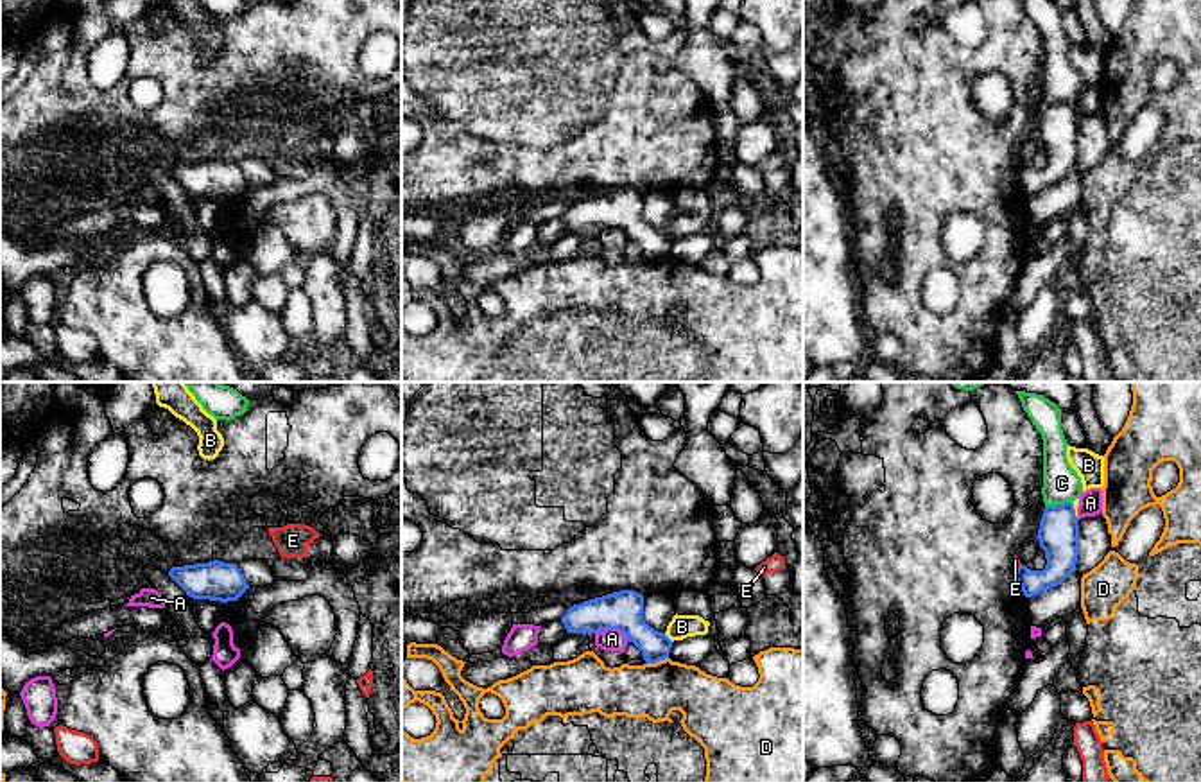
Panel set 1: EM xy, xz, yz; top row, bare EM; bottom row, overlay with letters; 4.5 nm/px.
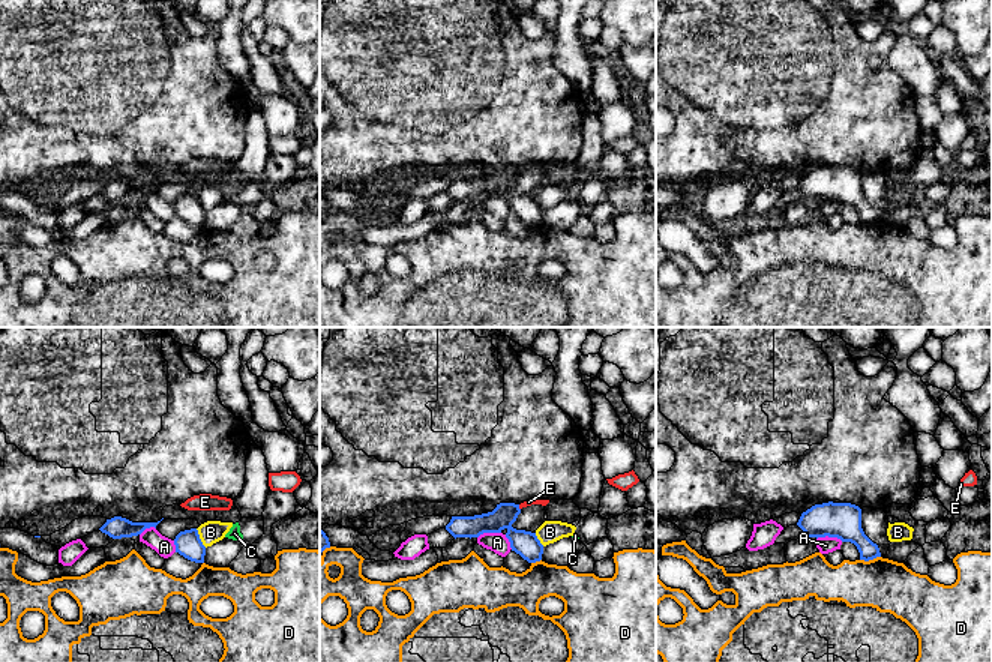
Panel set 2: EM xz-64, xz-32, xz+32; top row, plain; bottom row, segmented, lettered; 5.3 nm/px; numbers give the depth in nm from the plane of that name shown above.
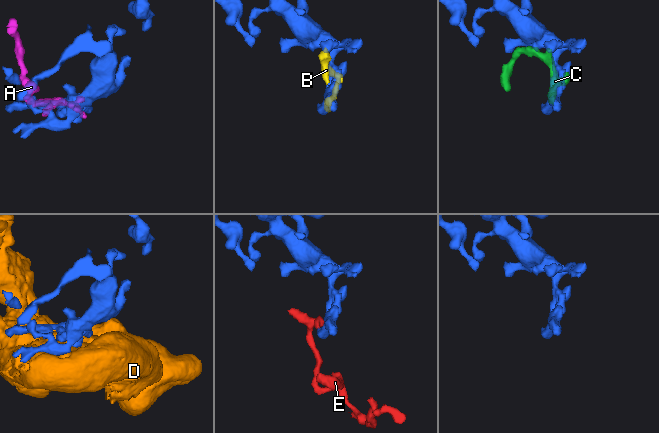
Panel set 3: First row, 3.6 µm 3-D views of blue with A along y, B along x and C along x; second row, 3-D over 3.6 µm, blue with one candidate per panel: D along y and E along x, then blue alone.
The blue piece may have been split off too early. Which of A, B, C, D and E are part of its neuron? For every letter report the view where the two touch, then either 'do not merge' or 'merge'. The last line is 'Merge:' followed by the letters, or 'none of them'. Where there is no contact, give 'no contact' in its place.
A: meets blue in xz; do not merge
B: meets blue in xz; do not merge
C: meets blue in yz; do not merge
D: meets blue in xz; do not merge
E: meets blue in yz; do not merge
Merge: none of them

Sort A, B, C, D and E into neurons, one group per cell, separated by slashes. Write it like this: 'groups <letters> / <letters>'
groups A B / C / D / E

